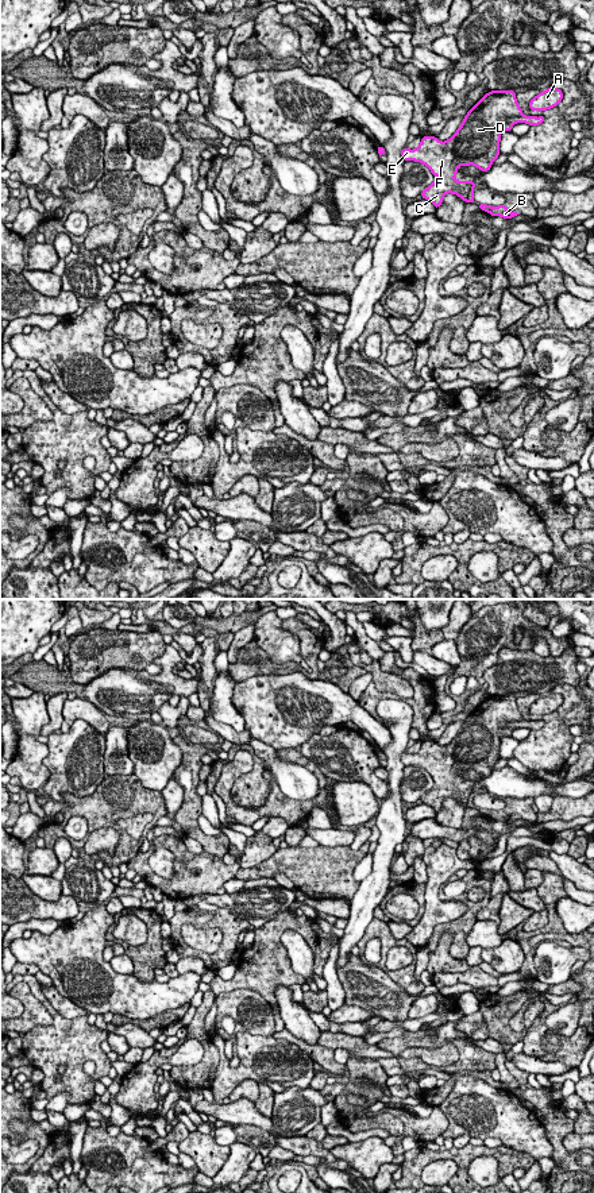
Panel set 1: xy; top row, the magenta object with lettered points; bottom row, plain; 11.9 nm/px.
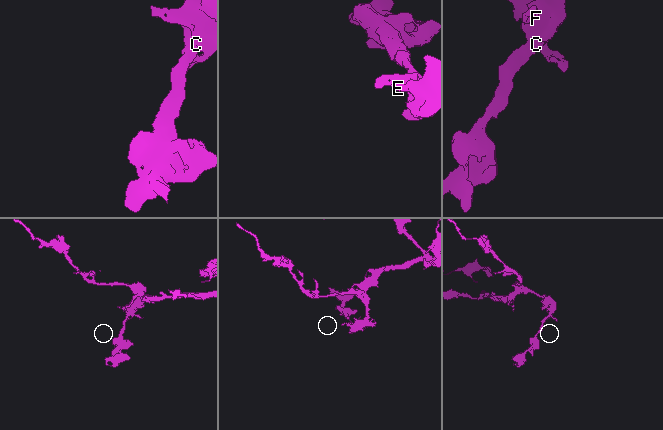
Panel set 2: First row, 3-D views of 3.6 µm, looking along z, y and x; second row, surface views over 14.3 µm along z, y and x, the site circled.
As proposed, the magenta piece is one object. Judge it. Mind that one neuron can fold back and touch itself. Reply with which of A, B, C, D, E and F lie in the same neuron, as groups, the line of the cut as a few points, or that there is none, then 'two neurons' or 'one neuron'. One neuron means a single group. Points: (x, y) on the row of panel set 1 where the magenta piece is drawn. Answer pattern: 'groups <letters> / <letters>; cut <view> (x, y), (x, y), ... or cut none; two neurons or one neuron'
groups A C D E F / B; cut xy (474, 185), (466, 201); two neurons

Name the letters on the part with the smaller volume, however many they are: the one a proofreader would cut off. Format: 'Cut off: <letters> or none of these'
Cut off: B

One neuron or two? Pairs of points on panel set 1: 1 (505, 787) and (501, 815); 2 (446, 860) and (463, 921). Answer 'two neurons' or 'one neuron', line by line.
1: two neurons
2: two neurons

